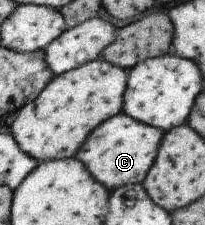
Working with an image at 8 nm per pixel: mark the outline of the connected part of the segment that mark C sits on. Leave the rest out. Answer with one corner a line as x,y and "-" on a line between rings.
123,113
101,122
93,129
93,139
87,139
79,150
75,159
81,159
105,187
128,186
129,184
141,184
147,170
152,166
157,148
160,146
162,131
131,119

